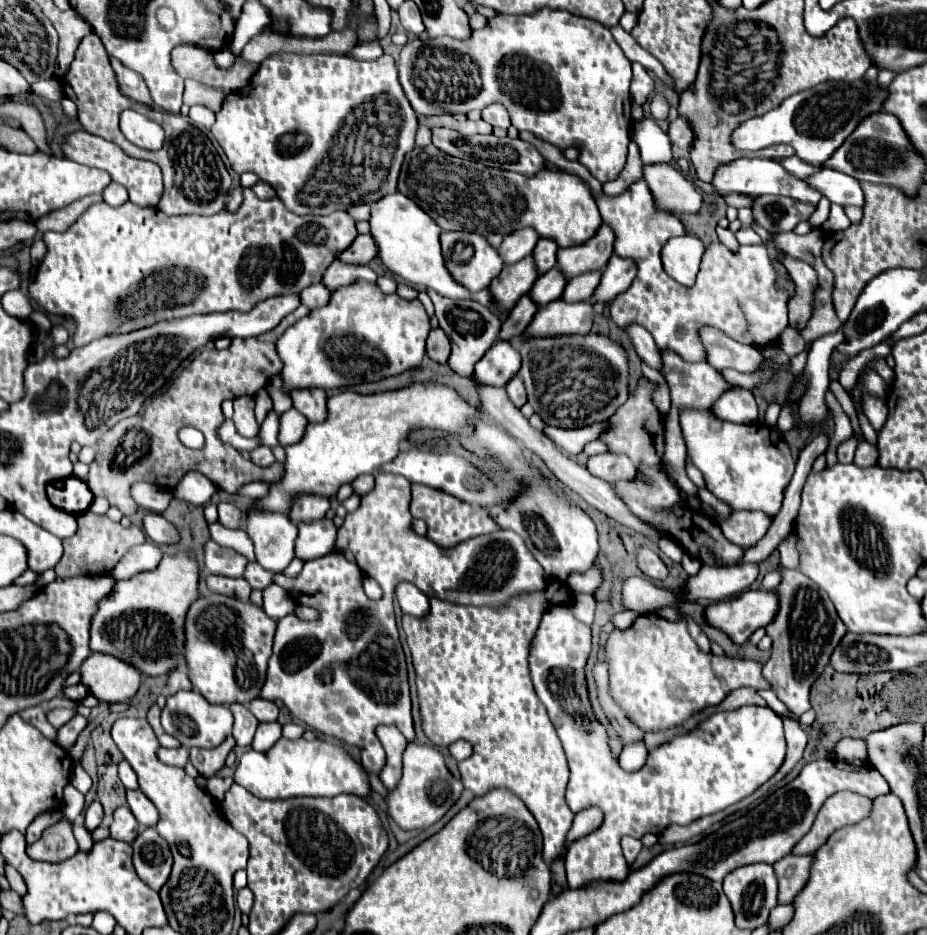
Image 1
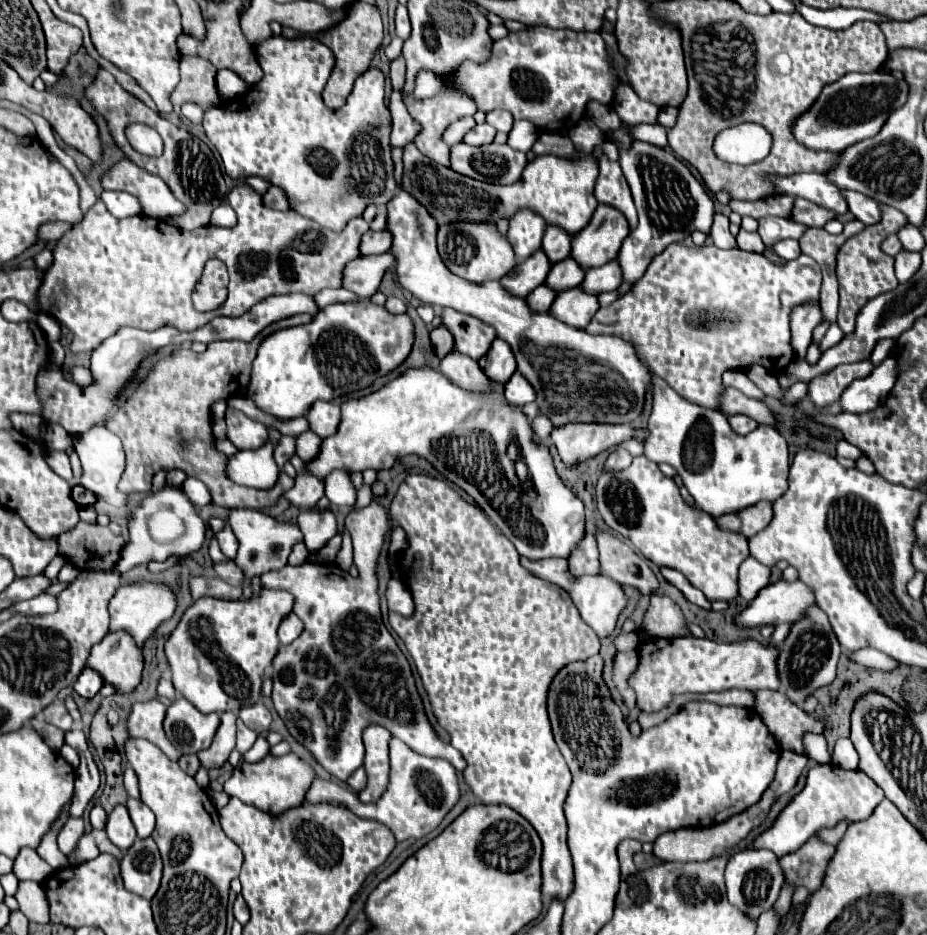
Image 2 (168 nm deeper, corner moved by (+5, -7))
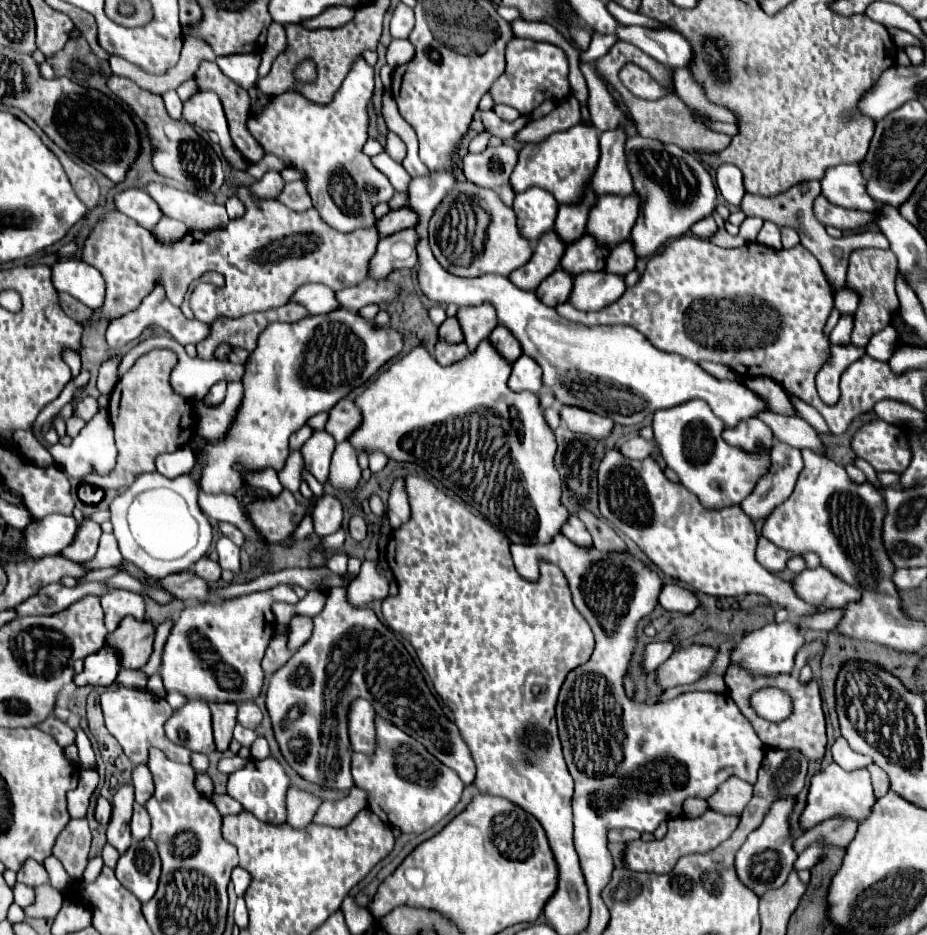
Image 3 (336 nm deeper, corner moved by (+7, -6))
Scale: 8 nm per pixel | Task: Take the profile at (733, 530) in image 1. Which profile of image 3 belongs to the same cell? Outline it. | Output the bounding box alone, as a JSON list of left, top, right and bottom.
[740,441,802,519]

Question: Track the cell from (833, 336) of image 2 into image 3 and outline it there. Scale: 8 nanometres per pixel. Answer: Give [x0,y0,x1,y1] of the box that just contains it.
[830,315,854,345]

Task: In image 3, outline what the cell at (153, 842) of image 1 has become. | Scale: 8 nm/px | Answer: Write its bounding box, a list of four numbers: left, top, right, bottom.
[116,837,160,903]

